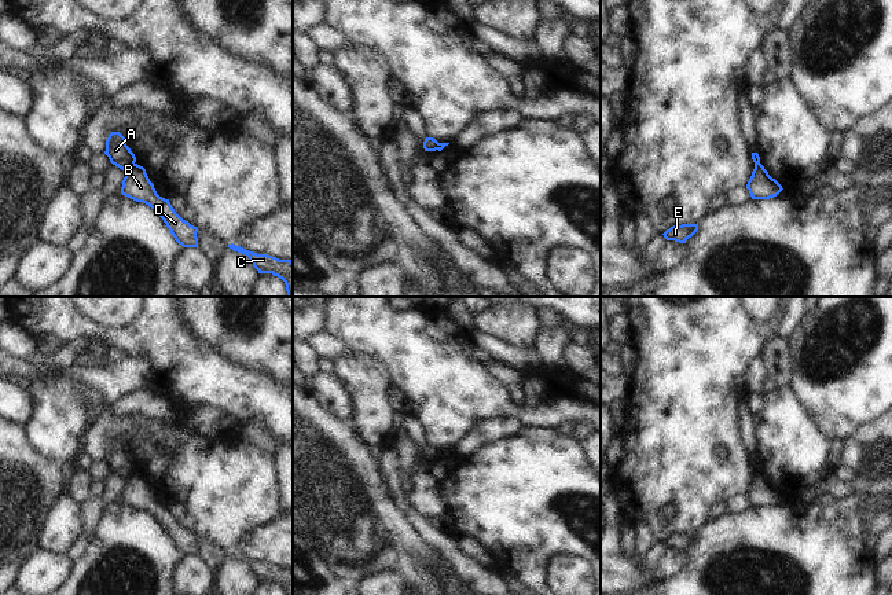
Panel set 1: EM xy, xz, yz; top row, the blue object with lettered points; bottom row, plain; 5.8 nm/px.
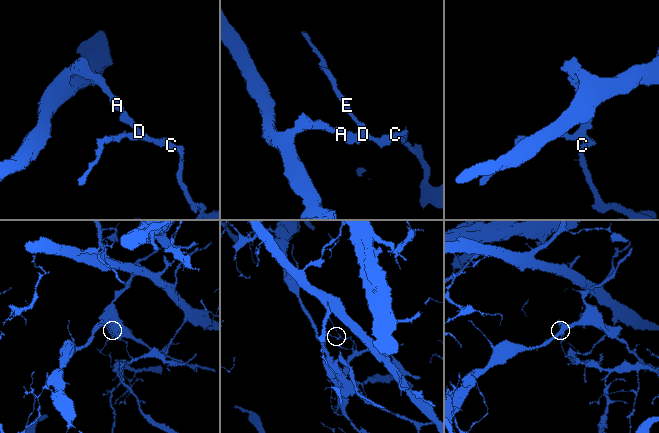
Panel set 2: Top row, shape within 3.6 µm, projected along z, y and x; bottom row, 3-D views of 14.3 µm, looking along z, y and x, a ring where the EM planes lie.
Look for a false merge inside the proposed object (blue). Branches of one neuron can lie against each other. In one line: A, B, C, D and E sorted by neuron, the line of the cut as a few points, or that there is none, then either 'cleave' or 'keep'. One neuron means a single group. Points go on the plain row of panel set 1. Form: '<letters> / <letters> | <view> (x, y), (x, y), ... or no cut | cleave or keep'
A / B C D E | xy (134, 470), (125, 480) | cleave

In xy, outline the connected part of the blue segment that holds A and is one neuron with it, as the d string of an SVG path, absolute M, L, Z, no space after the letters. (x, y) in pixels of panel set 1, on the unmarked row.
M111 440L106 448L106 459L110 470L122 478L129 478L136 470L135 462L125 451L125 445L120 440Z

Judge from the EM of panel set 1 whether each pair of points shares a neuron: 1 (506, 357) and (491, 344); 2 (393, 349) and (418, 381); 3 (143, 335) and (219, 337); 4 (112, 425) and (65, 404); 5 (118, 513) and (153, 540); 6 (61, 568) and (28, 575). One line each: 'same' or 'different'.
1: same
2: same
3: different
4: different
5: same
6: same

